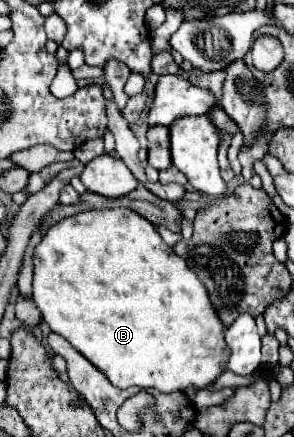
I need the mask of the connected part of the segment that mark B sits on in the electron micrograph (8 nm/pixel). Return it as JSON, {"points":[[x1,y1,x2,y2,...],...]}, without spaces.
{"points":[[118,207,118,209,92,209,86,213,78,213,74,217,66,217,52,225,48,233,42,237,34,251,34,303,42,311,44,321,50,325,50,329,64,339,72,343,74,349,78,349,92,365,96,365,114,387,128,389,128,387,140,387,140,389,158,389,162,393,170,391,200,391,210,387,222,373,222,363,226,363,226,341,224,341,224,325,218,319,214,305,210,303,208,291,202,285,202,281,194,275,194,271,186,265,182,257,174,253,172,247,168,247,154,225,150,225,144,217,138,213]]}

